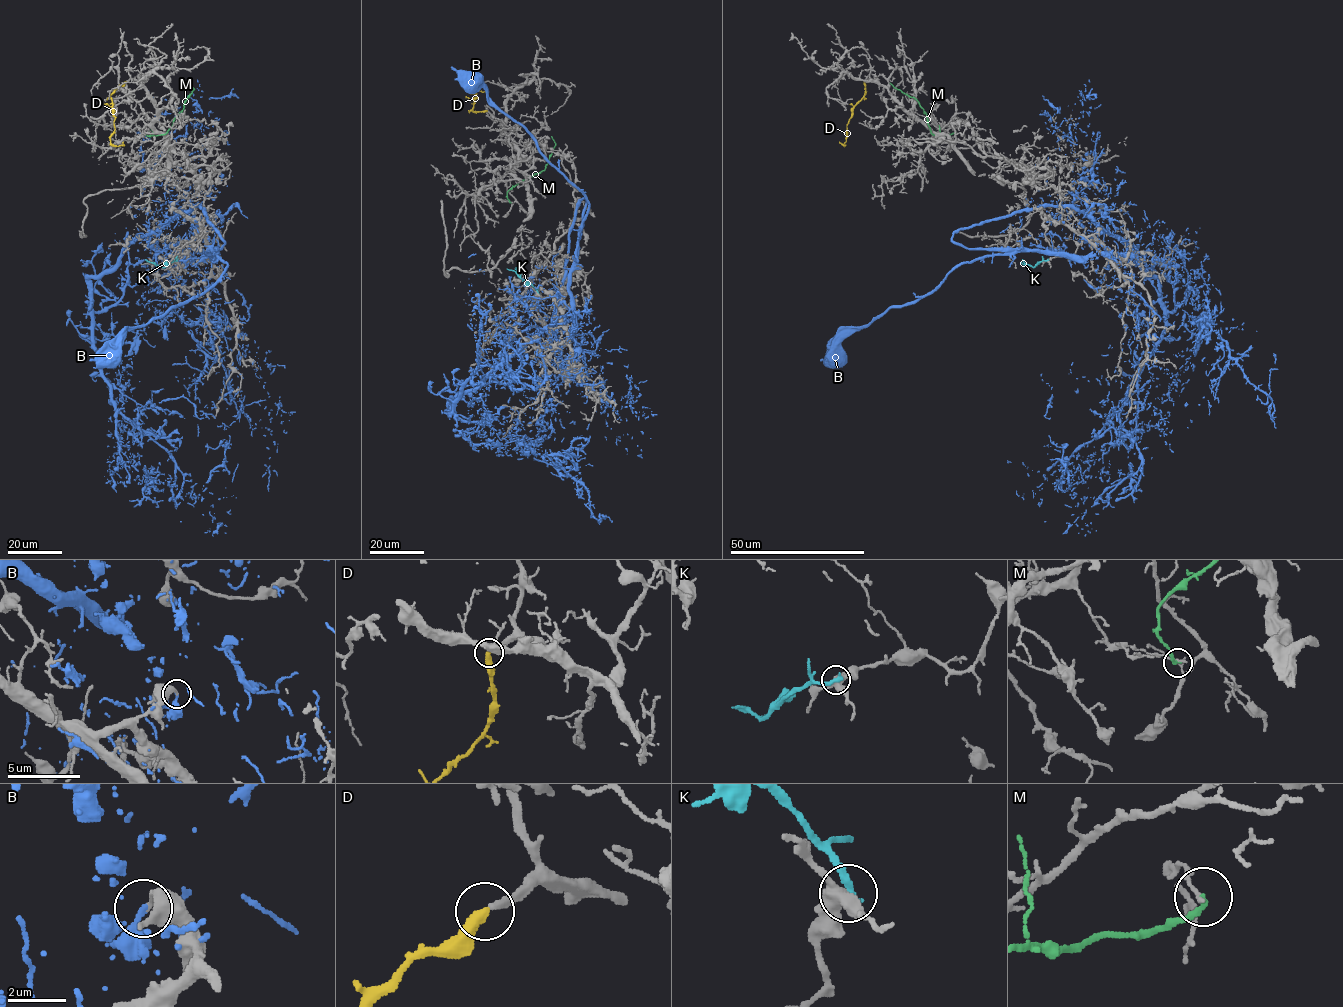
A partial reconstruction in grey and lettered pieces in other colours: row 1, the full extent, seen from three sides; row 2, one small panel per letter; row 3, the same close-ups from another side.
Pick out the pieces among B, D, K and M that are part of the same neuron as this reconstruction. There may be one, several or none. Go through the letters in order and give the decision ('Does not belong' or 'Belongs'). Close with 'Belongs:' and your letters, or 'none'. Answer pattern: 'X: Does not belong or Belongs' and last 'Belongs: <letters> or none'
B: Does not belong
D: Belongs
K: Does not belong
M: Does not belong
Belongs: D

